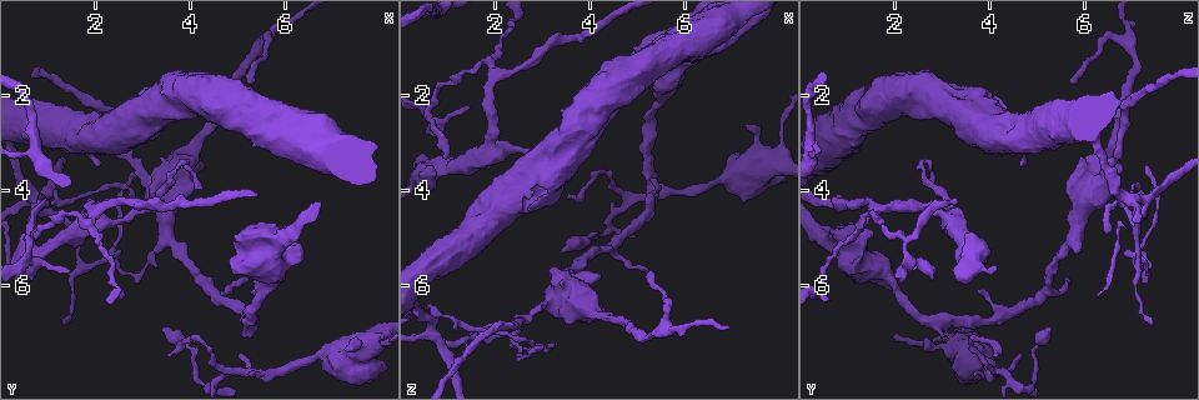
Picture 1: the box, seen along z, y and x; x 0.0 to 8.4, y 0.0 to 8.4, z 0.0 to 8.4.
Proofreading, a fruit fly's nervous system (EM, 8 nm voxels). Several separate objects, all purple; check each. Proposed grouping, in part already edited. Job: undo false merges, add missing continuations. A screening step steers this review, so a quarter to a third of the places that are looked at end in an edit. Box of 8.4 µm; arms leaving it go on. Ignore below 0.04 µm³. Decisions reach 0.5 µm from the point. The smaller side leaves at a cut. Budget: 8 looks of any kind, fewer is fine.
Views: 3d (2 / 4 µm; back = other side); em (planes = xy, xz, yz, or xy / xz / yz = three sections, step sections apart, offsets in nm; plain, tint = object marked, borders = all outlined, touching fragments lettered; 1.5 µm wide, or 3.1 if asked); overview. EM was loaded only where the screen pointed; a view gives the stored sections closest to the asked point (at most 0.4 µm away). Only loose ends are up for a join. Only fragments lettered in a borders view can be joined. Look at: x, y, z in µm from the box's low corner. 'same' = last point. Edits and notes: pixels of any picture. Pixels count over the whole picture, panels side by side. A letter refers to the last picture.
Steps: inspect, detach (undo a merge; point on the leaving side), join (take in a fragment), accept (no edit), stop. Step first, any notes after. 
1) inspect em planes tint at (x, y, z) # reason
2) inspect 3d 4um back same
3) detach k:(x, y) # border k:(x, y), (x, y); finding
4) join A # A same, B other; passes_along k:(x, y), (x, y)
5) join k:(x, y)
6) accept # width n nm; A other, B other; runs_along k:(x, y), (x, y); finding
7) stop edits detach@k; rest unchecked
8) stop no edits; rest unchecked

inspect 3d 2um at (7.25, 7.30, 2.60)

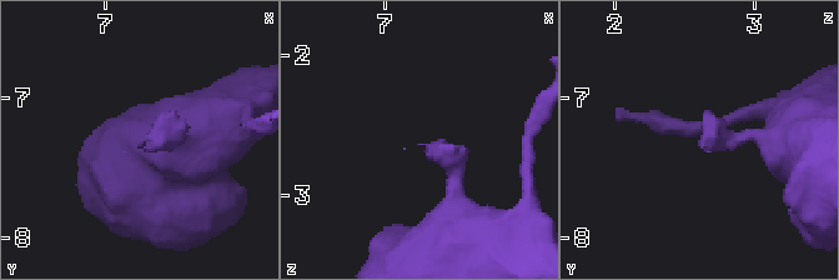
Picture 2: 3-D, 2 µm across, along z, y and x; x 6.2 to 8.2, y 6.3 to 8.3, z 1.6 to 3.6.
inspect em planes tint at (7.26, 7.32, 2.62) # now the EM

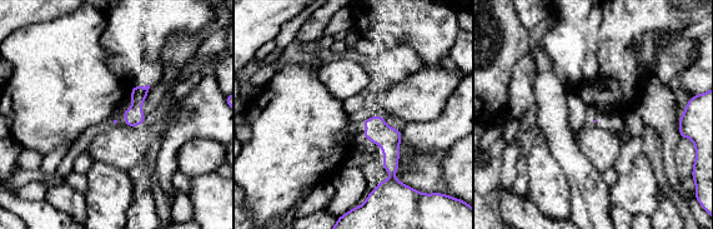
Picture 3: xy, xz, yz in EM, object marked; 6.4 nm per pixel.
inspect em planes borders same # what lies round it

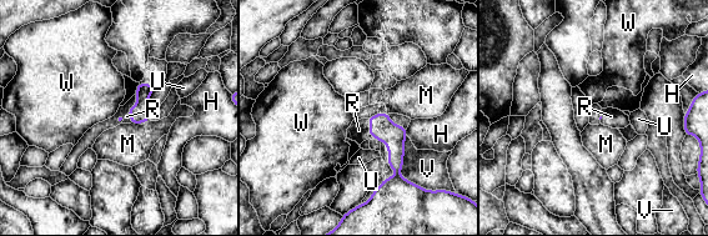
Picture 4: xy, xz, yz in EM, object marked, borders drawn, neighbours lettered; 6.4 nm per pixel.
join R # H other, M other, R same, U other, V other, W other; it goes on there

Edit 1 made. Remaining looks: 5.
inspect em planes borders at (1.40, 5.70, 2.25) # tapers out

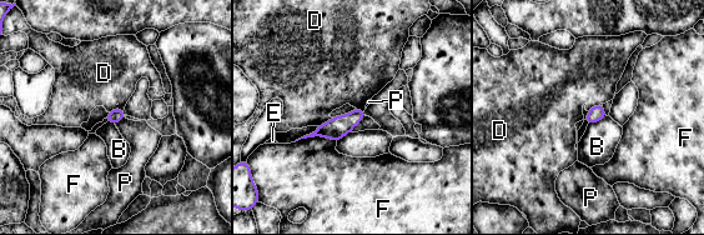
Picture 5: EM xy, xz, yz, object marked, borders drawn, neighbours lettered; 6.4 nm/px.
accept # width 90 nm; B other, D other, E other, F other, P other; none of them fits

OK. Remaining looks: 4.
stop edits join@4; rest unchecked

